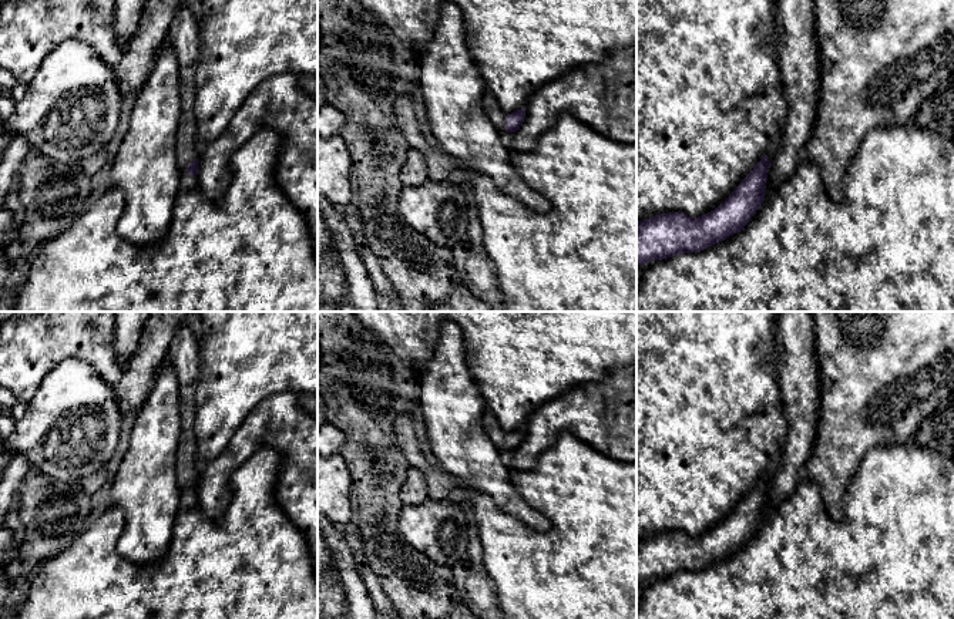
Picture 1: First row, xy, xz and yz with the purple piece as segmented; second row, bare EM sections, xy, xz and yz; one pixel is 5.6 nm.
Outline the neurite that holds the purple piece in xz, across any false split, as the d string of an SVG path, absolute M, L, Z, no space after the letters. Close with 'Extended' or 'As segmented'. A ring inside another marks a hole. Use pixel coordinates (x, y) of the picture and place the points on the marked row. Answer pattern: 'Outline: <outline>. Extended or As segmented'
Outline: M486 90L483 94L483 107L490 118L490 121L494 124L494 127L500 132L515 132L520 129L520 125L523 124L525 118L525 108L517 110L511 114L505 114L500 105L496 97L491 91Z. Extended

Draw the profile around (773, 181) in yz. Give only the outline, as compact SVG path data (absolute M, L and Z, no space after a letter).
M777 0L776 18L782 36L777 61L785 94L789 100L789 114L780 139L767 154L772 165L769 166L765 199L782 185L803 158L803 148L812 135L817 118L820 91L819 47L814 36L814 0Z

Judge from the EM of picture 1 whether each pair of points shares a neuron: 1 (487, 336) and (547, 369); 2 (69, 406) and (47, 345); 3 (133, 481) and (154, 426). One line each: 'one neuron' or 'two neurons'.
1: one neuron
2: two neurons
3: one neuron

